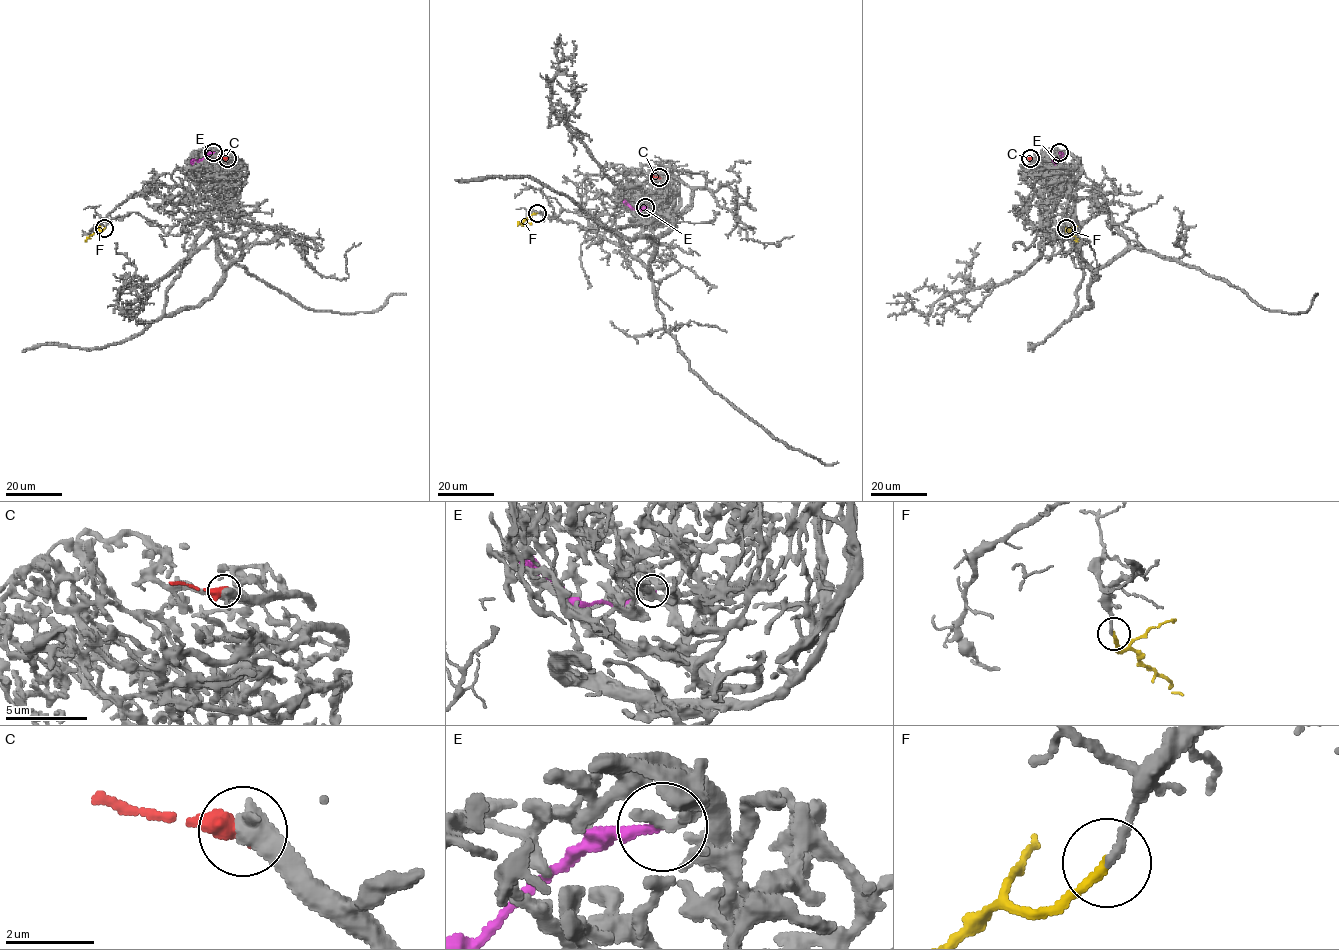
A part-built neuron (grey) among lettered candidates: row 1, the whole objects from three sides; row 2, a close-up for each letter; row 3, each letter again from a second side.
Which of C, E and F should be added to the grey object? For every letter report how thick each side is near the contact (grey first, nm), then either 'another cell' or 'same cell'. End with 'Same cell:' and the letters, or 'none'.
C: 600 nm thick on the grey side, 500 nm on the other; another cell
E: 360 nm thick on the grey side, 240 nm on the other; another cell
F: 180 nm thick on the grey side, 200 nm on the other; same cell
Same cell: F

